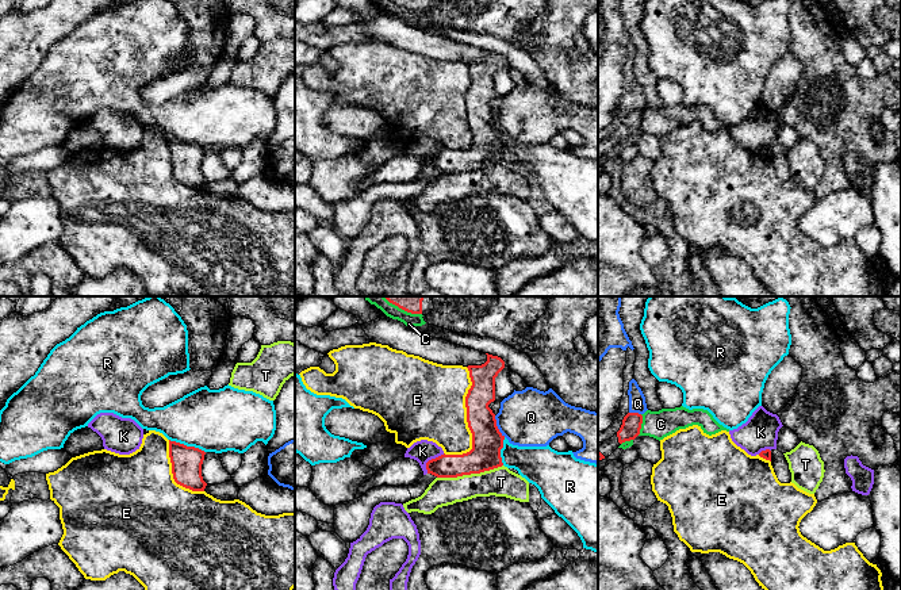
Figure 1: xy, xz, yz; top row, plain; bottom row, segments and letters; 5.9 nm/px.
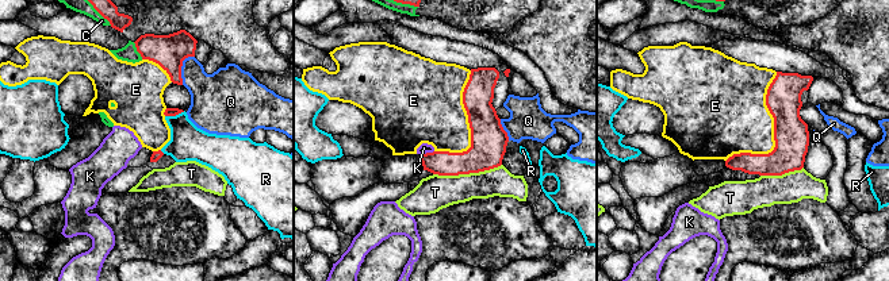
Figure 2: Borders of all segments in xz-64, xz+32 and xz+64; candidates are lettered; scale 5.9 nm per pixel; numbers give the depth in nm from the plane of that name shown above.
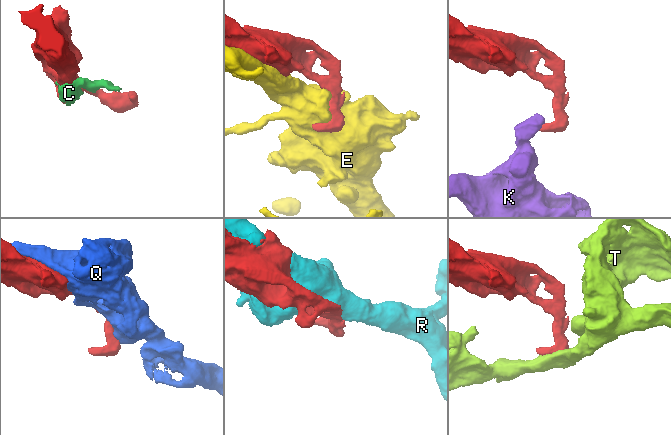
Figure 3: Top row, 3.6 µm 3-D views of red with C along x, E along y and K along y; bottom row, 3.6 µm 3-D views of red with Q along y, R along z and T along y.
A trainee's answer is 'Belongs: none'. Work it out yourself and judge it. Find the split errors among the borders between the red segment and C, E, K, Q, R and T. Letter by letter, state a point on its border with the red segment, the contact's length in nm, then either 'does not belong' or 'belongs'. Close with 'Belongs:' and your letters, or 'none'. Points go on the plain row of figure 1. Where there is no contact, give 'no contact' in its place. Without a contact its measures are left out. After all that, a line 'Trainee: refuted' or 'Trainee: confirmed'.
C: yz (640, 122) | 130 nm | does not belong
E: xz (467, 118) | 550 nm | does not belong
K: xz (432, 156) | 160 nm | does not belong
Q: xz (497, 123) | 140 nm | does not belong
R: xy (186, 142) | 240 nm | does not belong
T: xz (470, 171) | 400 nm | does not belong
Belongs: none
Trainee: confirmed

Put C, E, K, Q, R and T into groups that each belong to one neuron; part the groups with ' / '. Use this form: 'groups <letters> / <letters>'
groups C / E / K / Q / R / T

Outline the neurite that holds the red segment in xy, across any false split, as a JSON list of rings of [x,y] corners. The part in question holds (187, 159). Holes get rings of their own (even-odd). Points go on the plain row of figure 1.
[[[169,137],[169,154],[173,176],[177,181],[192,188],[204,188],[207,180],[202,173],[202,161],[206,149]]]

